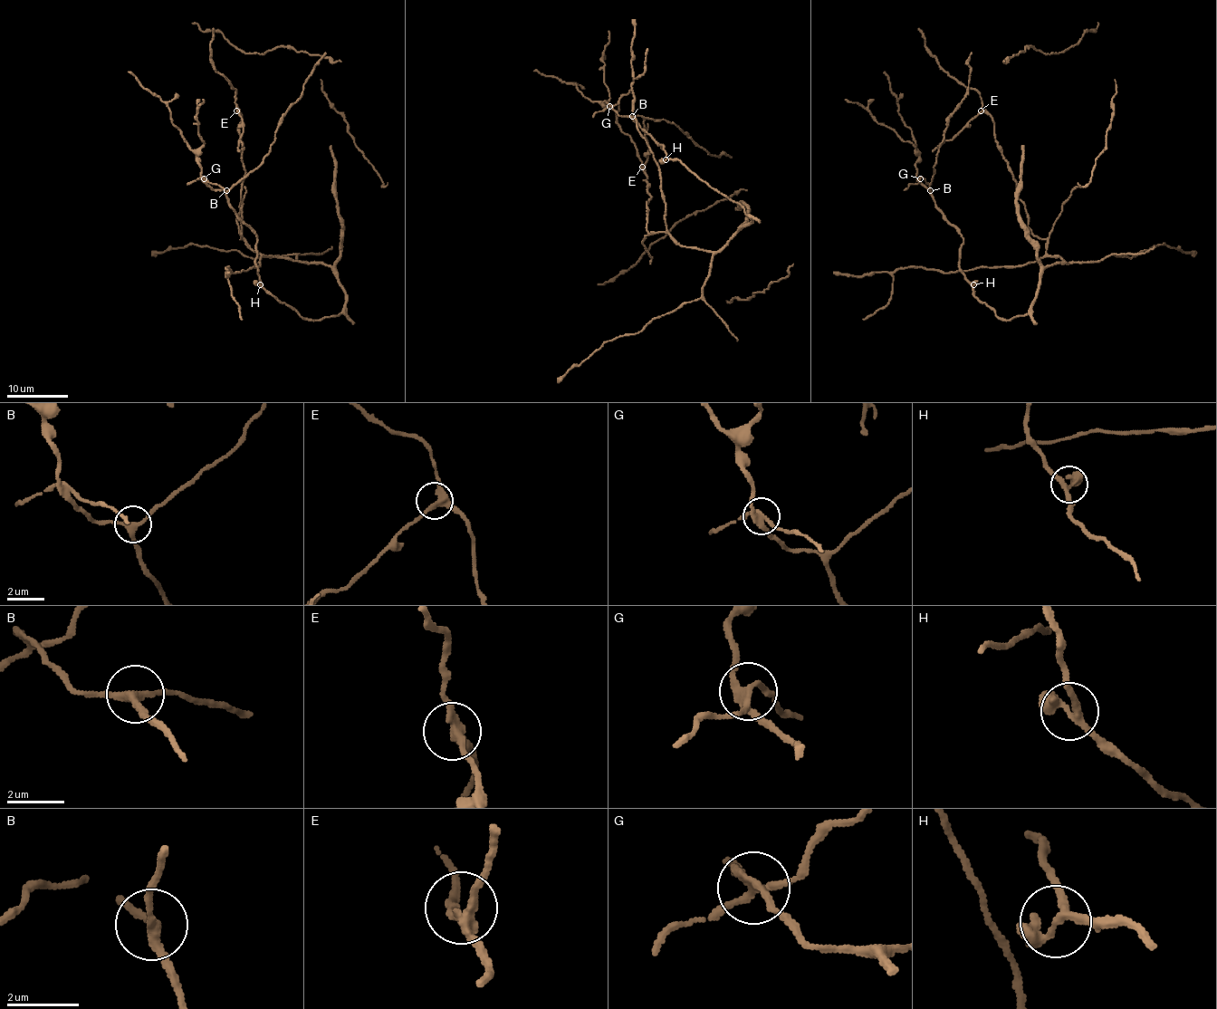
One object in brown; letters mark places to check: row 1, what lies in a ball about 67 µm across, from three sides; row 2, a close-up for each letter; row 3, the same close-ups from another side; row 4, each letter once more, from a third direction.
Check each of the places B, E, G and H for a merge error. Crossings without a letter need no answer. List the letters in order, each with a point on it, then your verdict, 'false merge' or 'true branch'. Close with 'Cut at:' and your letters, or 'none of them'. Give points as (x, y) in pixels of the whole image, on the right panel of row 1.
B: (930, 190) | true branch
E: (981, 110) | true branch
G: (920, 178) | false merge
H: (973, 284) | true branch
Cut at: G

